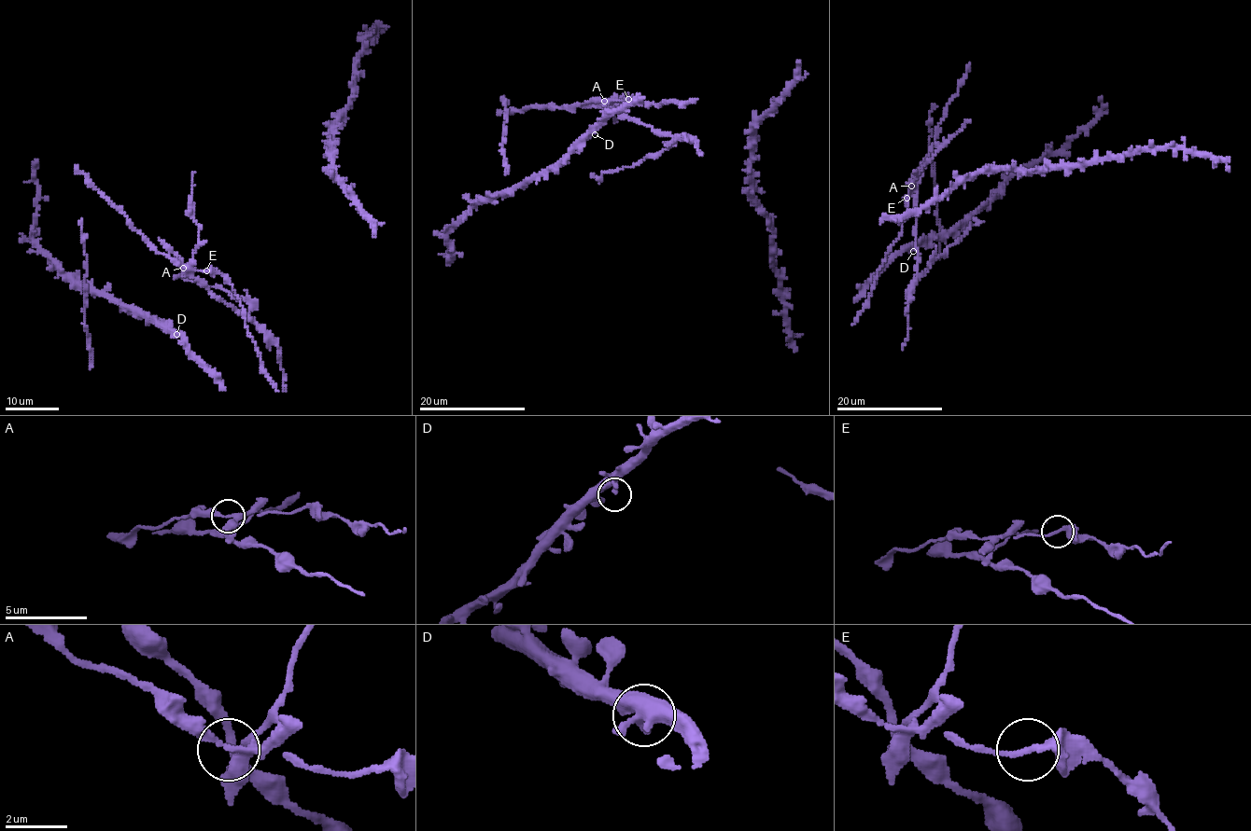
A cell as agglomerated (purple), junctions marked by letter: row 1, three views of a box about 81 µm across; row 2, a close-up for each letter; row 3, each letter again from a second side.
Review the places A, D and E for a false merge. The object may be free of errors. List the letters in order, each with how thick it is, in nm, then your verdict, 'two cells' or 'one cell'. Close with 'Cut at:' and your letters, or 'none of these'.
A: calibre 200 nm; two cells
D: calibre 190 nm; one cell
E: calibre 240 nm; one cell
Cut at: A

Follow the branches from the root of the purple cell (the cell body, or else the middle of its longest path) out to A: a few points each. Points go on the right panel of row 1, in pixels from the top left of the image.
A: (906, 198), (911, 186)

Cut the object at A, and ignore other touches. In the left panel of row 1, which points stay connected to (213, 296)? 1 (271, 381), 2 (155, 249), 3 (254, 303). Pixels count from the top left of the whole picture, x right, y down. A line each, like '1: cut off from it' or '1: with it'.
1: cut off from it
2: cut off from it
3: with it

